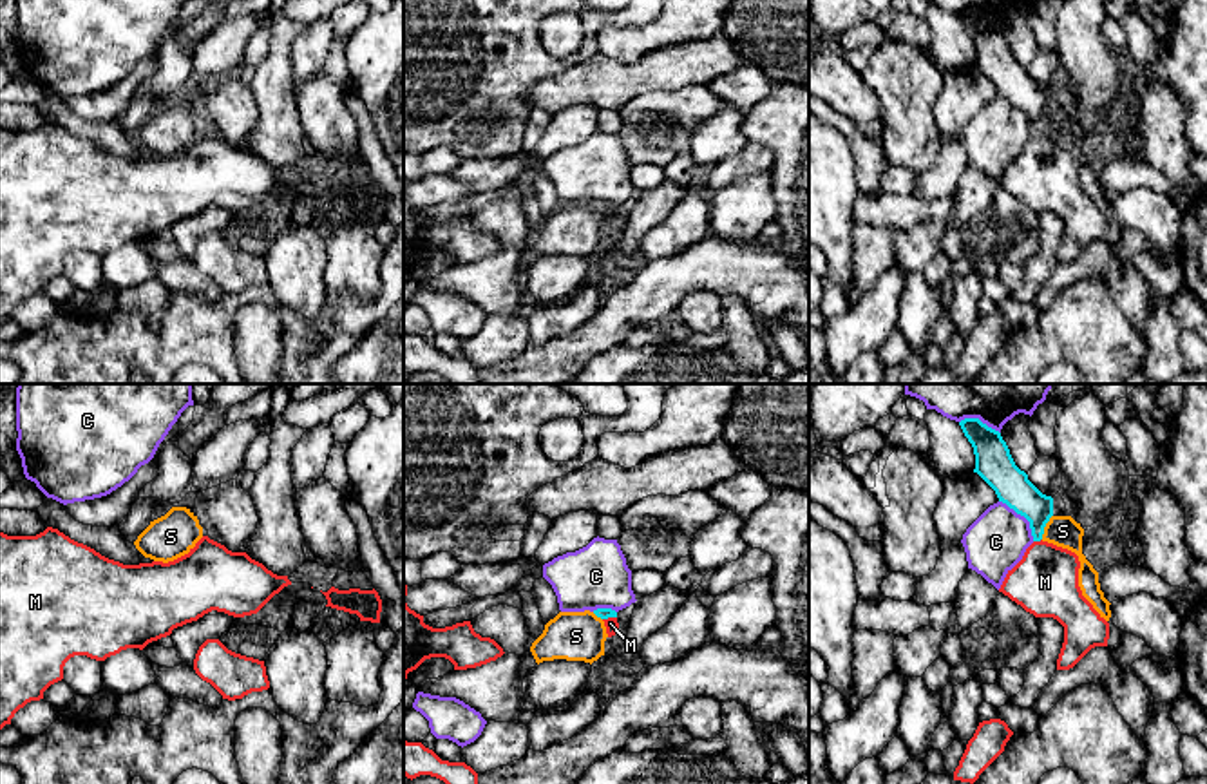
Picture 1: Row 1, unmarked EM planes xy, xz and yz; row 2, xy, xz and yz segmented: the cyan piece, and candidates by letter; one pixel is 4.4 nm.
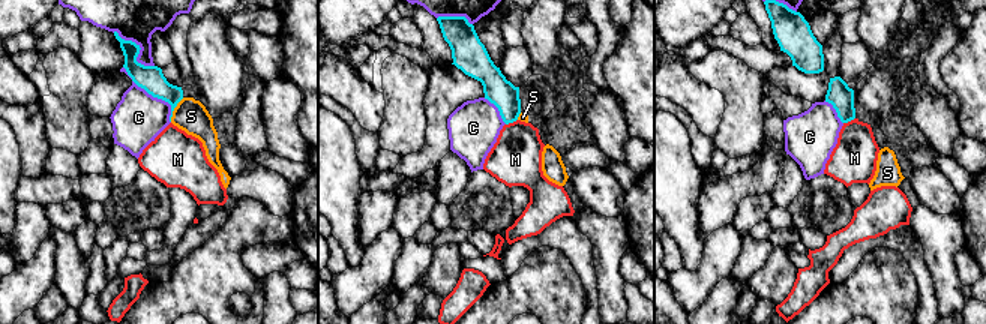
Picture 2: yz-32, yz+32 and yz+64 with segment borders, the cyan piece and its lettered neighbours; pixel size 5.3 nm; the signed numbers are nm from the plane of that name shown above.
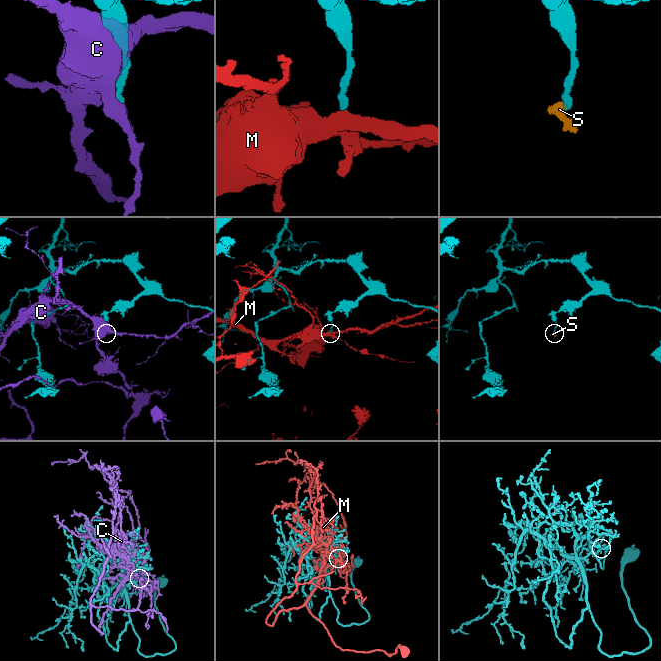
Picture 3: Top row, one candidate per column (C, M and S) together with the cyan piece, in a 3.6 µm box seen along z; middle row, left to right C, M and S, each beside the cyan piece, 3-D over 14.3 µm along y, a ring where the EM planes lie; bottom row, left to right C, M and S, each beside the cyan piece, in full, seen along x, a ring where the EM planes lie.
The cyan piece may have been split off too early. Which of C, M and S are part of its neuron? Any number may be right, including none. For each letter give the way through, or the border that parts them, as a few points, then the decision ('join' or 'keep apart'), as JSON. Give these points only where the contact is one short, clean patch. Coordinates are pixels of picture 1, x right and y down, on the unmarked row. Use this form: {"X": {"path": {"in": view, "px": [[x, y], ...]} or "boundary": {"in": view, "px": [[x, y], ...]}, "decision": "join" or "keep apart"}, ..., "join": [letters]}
{"C": {"decision": "keep apart"}, "M": {"boundary": {"in": "xz", "px": [[616, 210], [603, 214]]}, "decision": "keep apart"}, "S": {"path": {"in": "yz", "px": [[1010, 78], [1039, 107], [1045, 120], [1063, 125]]}, "decision": "join"}, "join": ["S"]}

